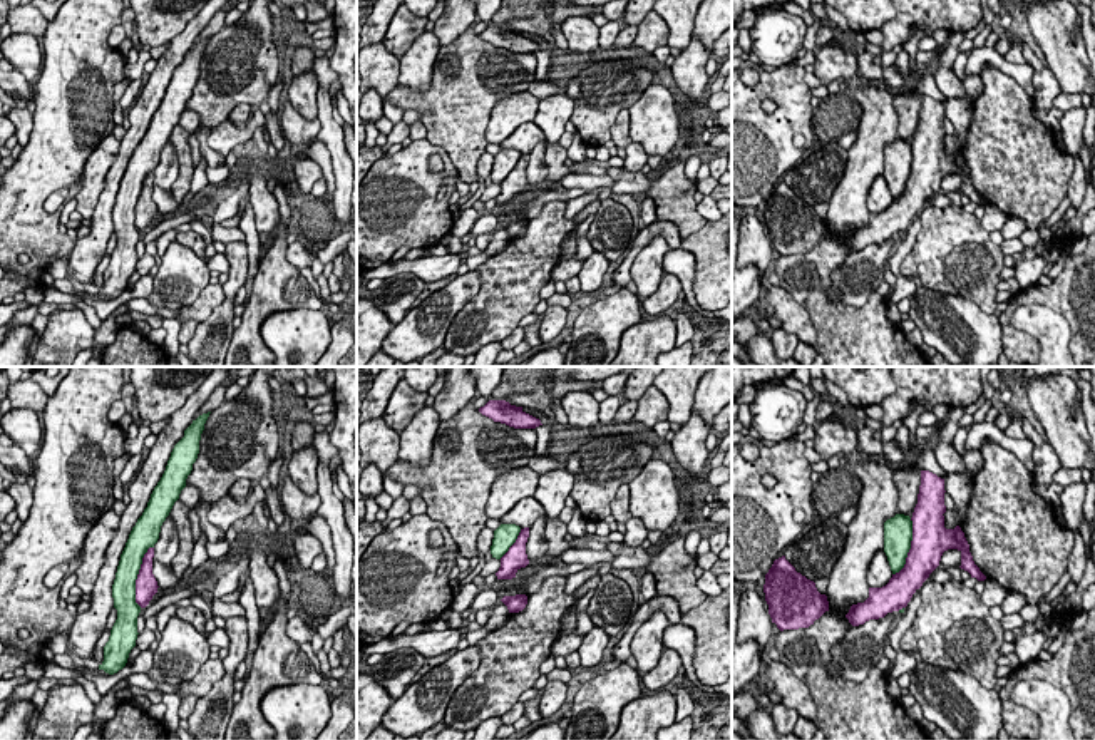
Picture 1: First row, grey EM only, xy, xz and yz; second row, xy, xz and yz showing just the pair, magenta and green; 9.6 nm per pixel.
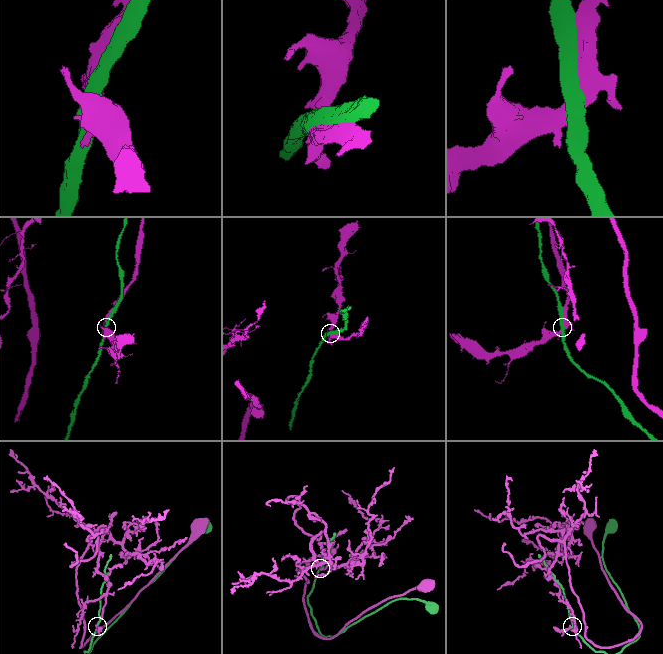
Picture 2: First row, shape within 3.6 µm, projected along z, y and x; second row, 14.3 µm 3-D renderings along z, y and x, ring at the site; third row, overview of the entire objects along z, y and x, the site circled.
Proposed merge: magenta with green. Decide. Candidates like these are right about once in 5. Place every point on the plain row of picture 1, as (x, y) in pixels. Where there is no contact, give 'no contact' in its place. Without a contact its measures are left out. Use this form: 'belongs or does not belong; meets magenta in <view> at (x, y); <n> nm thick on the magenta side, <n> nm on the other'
does not belong; meets magenta in xy at (138, 201); 220 nm thick on the magenta side, 220 nm on the other

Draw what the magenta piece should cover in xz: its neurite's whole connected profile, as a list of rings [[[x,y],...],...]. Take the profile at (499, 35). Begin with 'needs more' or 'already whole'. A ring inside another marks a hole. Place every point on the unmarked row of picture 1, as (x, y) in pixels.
already whole; [[[489,25],[479,37],[494,47],[506,49],[514,54],[536,54],[541,49],[539,44],[526,39],[522,32],[511,30],[506,25]]]

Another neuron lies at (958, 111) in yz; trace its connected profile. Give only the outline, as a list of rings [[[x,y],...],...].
[[[948,97],[944,105],[944,116],[954,126],[953,137],[954,137],[956,151],[959,151],[968,134],[968,127],[973,117],[973,107],[966,97],[964,99]]]

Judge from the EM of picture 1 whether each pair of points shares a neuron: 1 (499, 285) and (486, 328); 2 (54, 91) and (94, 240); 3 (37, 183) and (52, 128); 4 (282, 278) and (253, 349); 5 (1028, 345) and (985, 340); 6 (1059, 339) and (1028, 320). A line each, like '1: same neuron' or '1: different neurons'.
1: same neuron
2: different neurons
3: same neuron
4: same neuron
5: different neurons
6: same neuron

